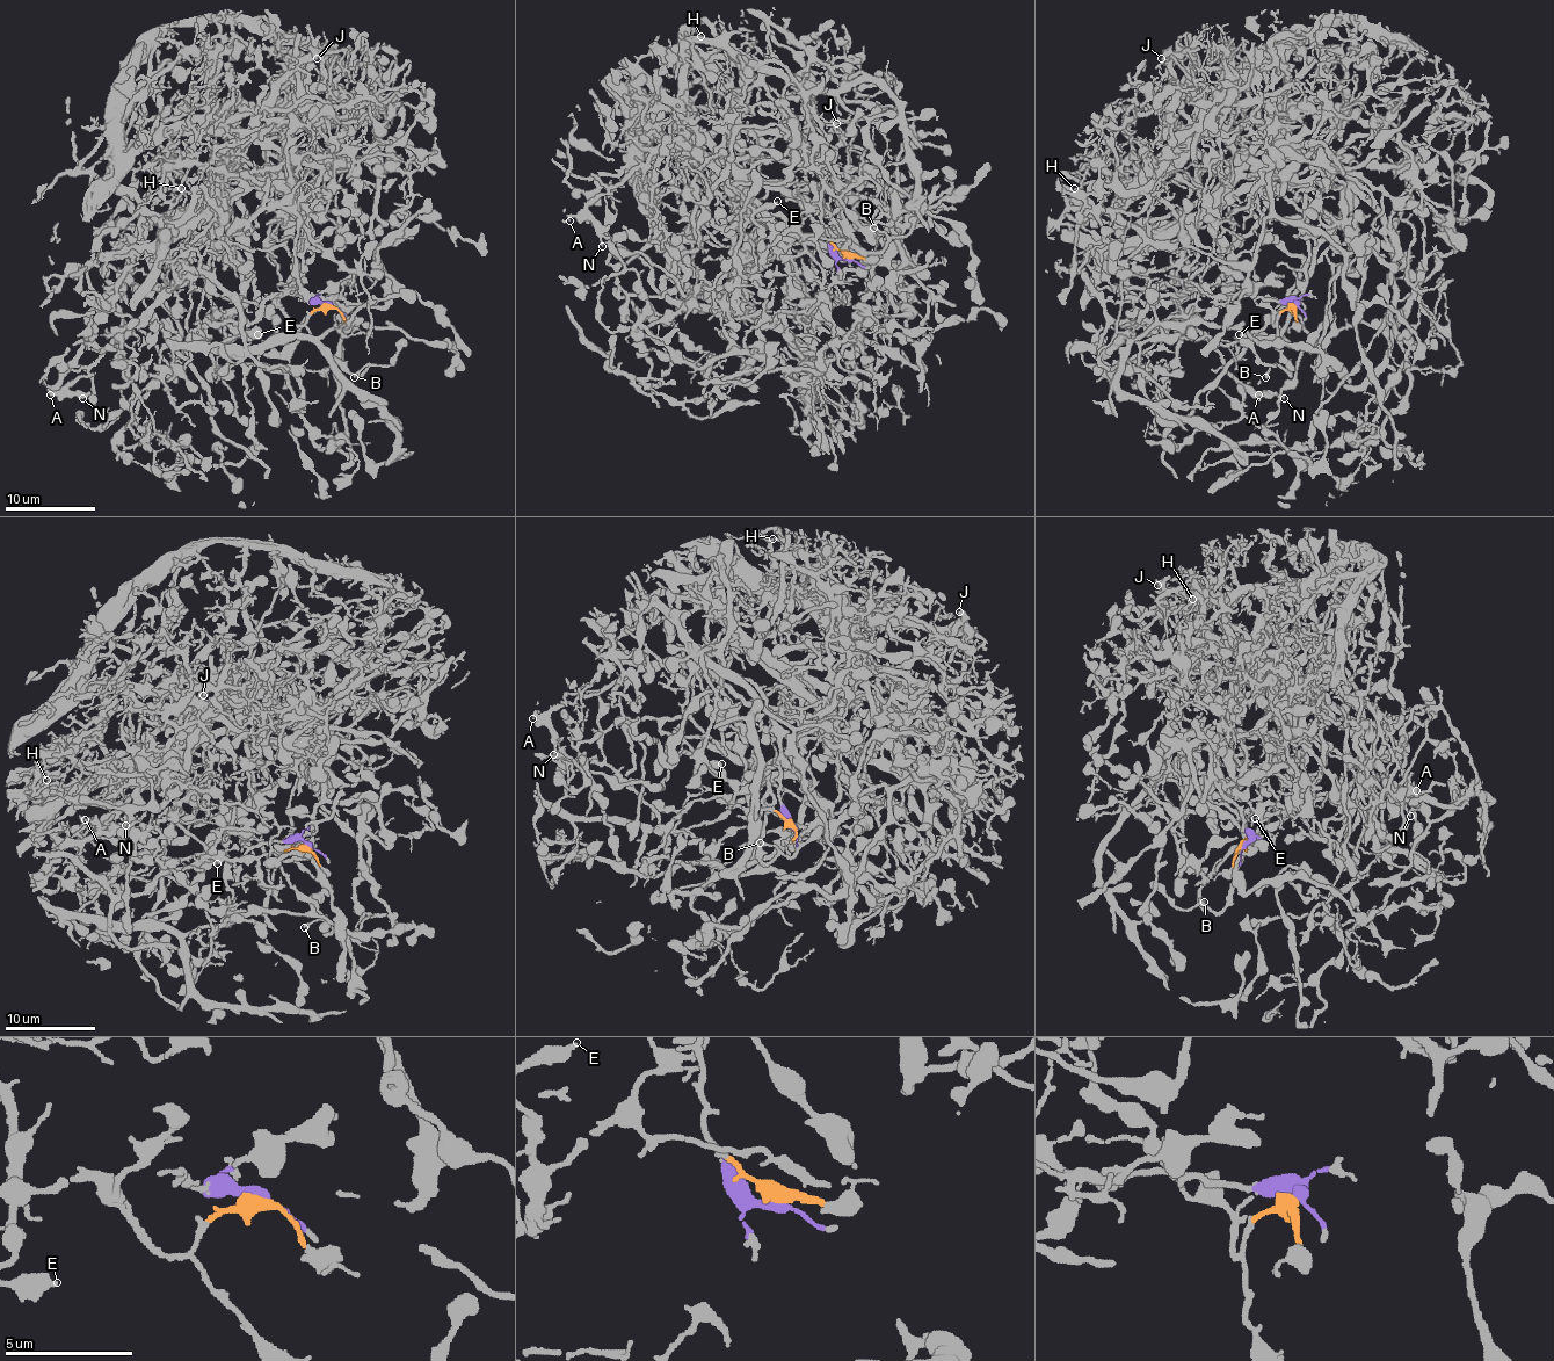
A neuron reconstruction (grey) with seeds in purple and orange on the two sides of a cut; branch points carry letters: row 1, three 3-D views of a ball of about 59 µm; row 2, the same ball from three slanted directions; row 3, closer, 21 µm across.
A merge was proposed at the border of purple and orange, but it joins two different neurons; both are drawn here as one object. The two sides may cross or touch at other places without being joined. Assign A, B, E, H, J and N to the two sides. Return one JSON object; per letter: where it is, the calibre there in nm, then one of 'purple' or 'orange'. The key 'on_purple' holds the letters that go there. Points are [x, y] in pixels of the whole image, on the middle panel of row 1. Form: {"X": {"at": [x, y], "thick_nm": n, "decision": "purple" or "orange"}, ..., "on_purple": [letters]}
{"A": {"at": [569, 221], "thick_nm": 240, "decision": "orange"}, "B": {"at": [873, 227], "thick_nm": 170, "decision": "orange"}, "E": {"at": [777, 201], "thick_nm": 380, "decision": "orange"}, "H": {"at": [701, 36], "thick_nm": 150, "decision": "purple"}, "J": {"at": [836, 123], "thick_nm": 320, "decision": "purple"}, "N": {"at": [602, 246], "thick_nm": 150, "decision": "orange"}, "on_purple": ["H", "J"]}

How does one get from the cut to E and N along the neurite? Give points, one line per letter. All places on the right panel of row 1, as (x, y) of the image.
E: (1294, 305), (1273, 324), (1273, 310), (1266, 302), (1278, 299), (1283, 303), (1264, 324), (1249, 335), (1240, 335)
N: (1294, 305), (1273, 324), (1308, 260), (1306, 193), (1280, 186), (1178, 303), (1231, 376), (1283, 399)

